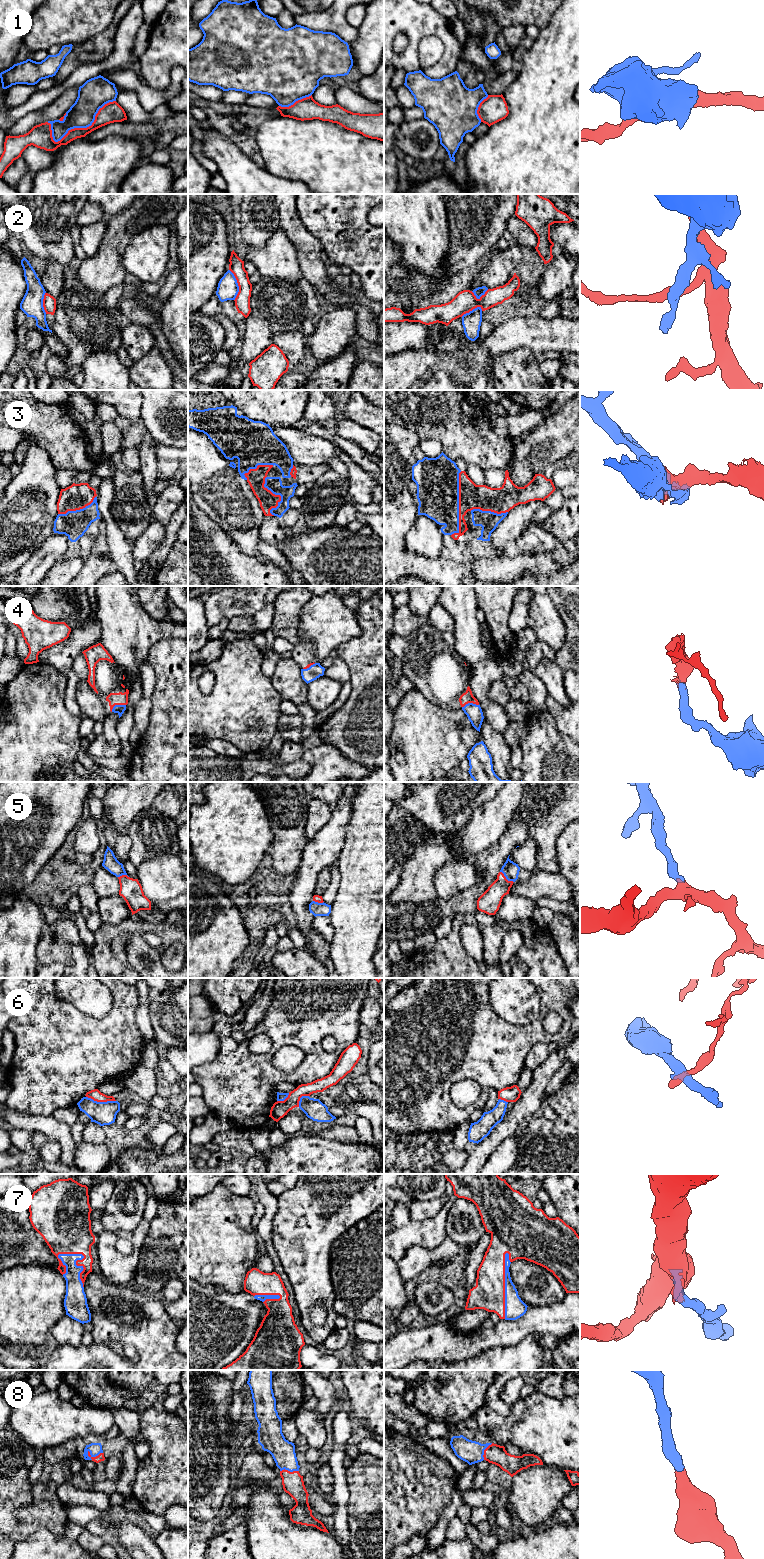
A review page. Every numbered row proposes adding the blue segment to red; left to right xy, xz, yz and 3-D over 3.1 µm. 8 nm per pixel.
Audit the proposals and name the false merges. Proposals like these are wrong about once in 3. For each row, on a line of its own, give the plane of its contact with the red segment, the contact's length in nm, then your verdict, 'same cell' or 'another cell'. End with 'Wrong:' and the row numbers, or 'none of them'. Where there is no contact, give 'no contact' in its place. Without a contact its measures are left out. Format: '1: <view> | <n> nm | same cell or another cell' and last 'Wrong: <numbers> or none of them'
1: xy | 600 nm | another cell
2: xz | 260 nm | another cell
3: yz | 550 nm | same cell
4: xy | 130 nm | same cell
5: yz | 140 nm | same cell
6: xy | 240 nm | another cell
7: xy | 340 nm | same cell
8: xy | 130 nm | same cell
Wrong: 1, 2, 6

